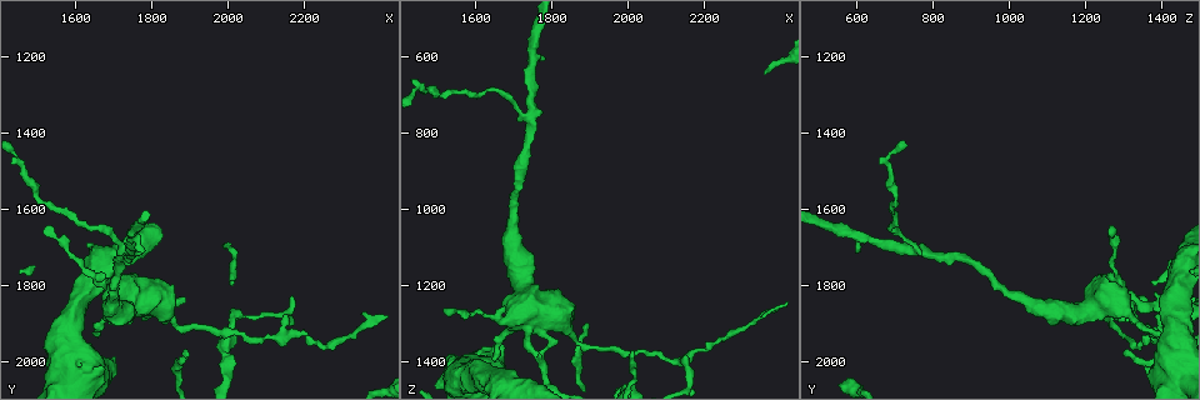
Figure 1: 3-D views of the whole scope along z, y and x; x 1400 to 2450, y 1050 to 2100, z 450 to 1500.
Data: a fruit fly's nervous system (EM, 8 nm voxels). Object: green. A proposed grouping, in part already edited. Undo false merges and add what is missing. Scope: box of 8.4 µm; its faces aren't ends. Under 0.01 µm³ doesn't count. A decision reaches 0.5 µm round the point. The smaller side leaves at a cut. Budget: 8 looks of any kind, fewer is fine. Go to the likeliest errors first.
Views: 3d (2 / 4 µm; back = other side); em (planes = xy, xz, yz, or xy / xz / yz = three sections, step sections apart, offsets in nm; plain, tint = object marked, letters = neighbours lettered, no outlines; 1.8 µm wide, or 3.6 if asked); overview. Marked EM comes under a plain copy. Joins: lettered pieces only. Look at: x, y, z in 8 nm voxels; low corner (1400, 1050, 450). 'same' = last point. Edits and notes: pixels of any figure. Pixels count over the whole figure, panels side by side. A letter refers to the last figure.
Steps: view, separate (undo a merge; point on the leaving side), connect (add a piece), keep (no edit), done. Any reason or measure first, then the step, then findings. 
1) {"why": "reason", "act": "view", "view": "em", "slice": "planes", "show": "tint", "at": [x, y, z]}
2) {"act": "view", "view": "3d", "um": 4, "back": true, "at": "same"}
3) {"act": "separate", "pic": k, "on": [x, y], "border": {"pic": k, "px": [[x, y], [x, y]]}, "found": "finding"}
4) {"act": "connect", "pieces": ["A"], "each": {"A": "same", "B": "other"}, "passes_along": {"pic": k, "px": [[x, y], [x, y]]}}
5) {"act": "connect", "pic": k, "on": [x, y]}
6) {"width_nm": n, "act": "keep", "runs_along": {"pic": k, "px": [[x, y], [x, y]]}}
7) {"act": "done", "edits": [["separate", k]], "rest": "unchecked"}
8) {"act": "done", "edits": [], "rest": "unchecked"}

{"why": "abrupt turn", "act": "view", "view": "3d", "um": 4, "at": [2150, 1935, 1395]}

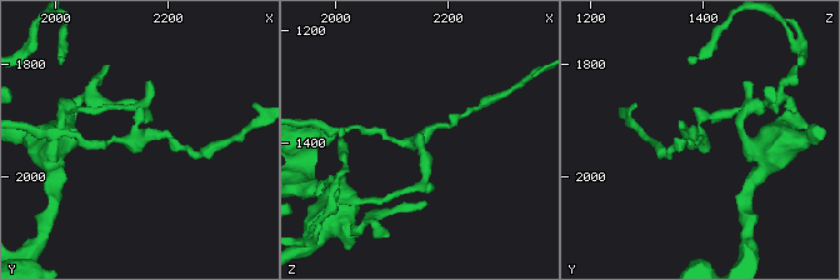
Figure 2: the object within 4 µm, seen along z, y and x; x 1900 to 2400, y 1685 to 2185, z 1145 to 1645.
{"arms": 3, "act": "view", "view": "em", "slice": "xz", "step": 4, "show": "tint", "at": [2145, 1925, 1395]}

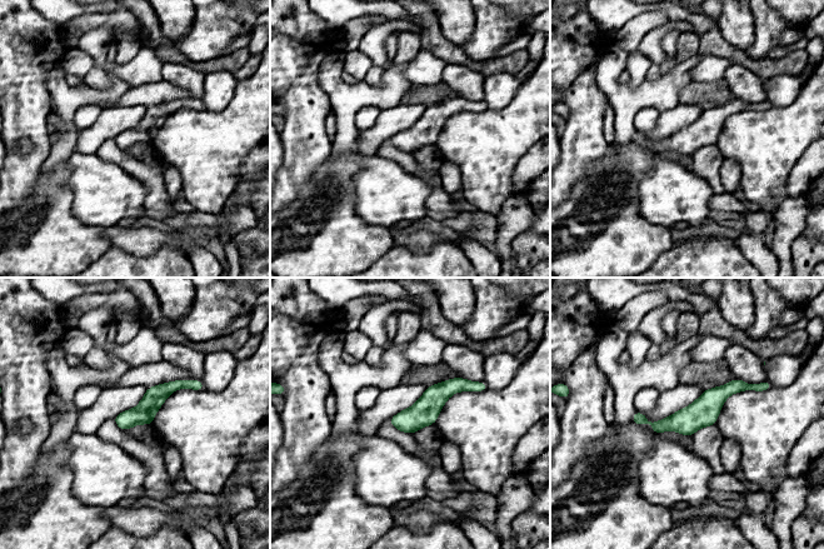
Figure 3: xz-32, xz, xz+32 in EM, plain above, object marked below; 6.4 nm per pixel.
{"why": "another direction", "act": "view", "view": "em", "slice": "yz", "step": 4, "show": "letters", "at": "same"}

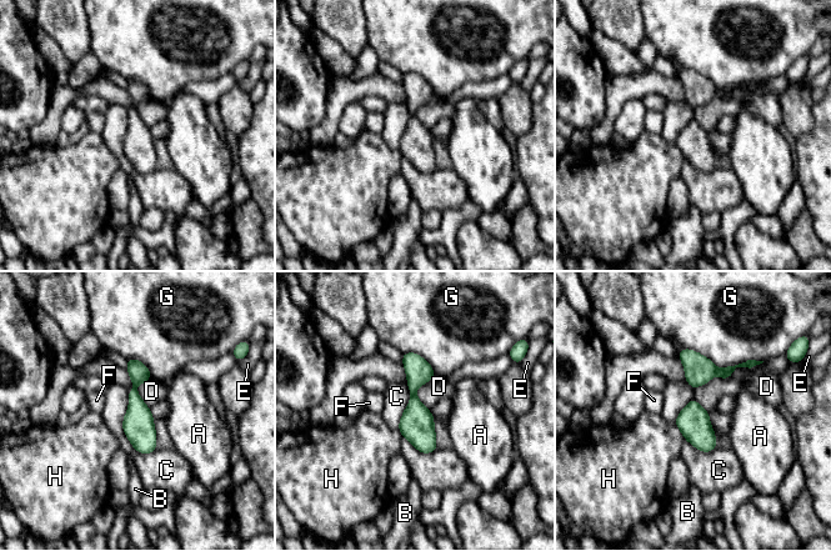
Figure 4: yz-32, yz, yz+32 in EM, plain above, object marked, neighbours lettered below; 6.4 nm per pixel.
{"act": "separate", "pic": 4, "on": [699, 370], "each": {"A": "other", "B": "other", "C": "other", "D": "other", "E": "other", "F": "other", "G": "other", "H": "other"}, "part_leaving": {"pic": 4, "px": [[408, 355], [416, 425], [427, 450]]}, "found": "two neurons meet here"}

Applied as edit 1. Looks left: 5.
{"why": "see it whole again", "act": "view", "view": "overview"}

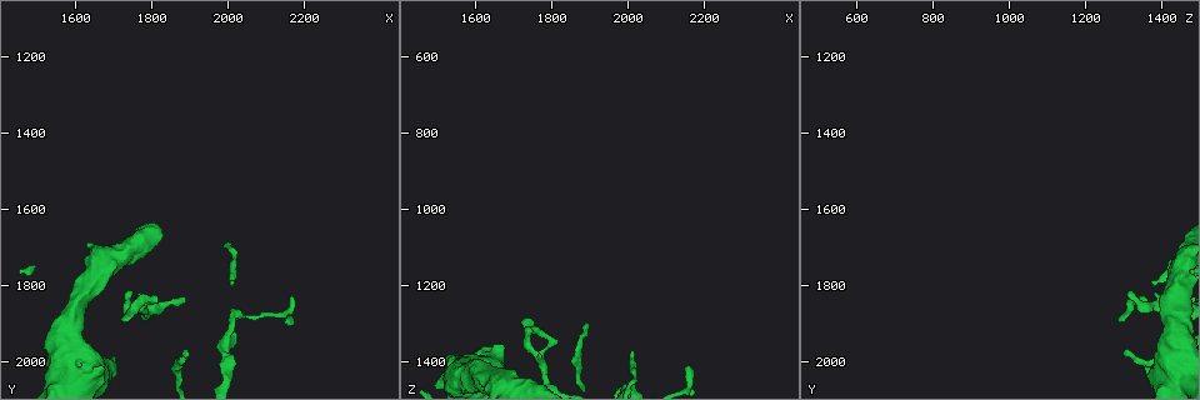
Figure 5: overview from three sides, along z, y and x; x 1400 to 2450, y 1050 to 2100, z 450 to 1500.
{"why": "sharp bend", "act": "view", "view": "em", "slice": "xz", "step": 4, "show": "tint", "at": [1735, 1855, 1340]}

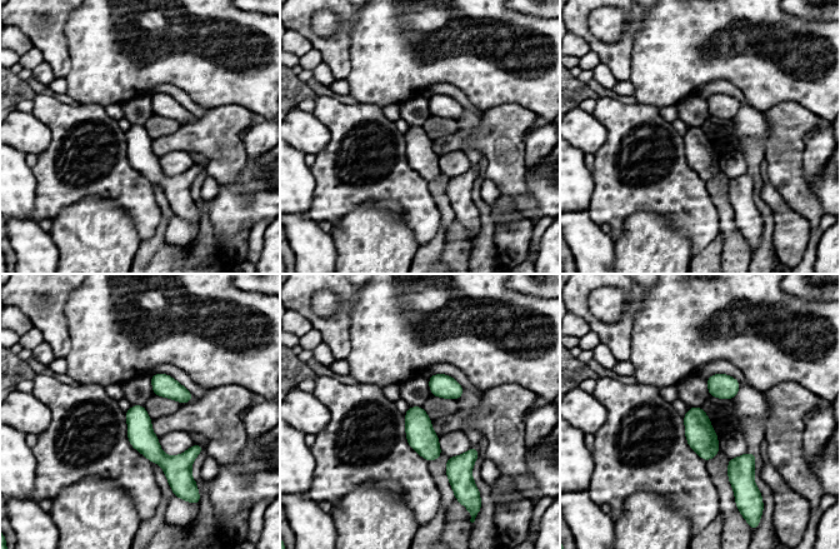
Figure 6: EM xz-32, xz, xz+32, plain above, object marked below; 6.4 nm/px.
{"act": "view", "view": "em", "slice": "xz", "step": 4, "show": "letters", "at": "same"}

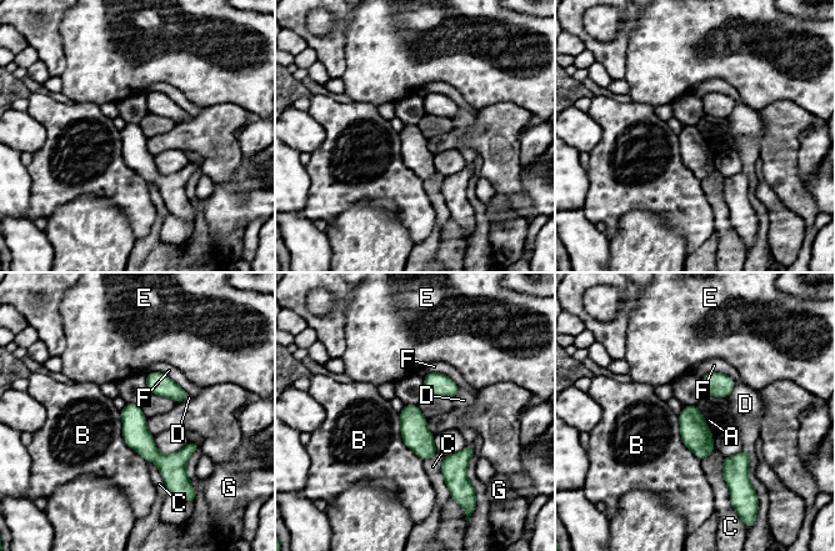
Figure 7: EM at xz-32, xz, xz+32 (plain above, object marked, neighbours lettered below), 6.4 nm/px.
{"act": "keep", "each": {"A": "other", "B": "other", "C": "other", "D": "other", "E": "other", "F": "other", "G": "other"}, "border": {"pic": 7, "px": [[704, 419], [713, 436]]}, "found": "all the same neuron"}

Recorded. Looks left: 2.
{"act": "done", "edits": [["separate", 4]], "rest": "unchecked"}

